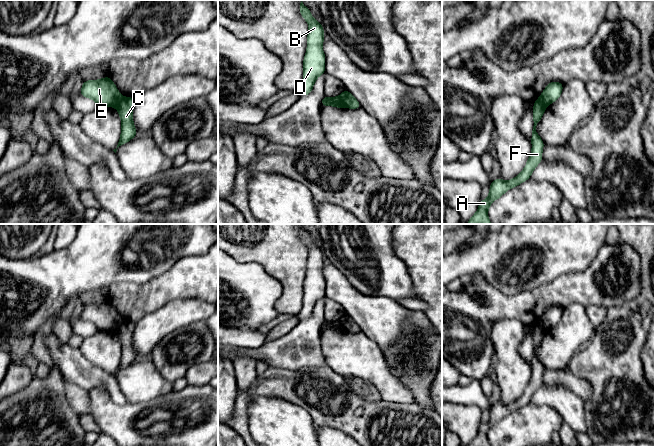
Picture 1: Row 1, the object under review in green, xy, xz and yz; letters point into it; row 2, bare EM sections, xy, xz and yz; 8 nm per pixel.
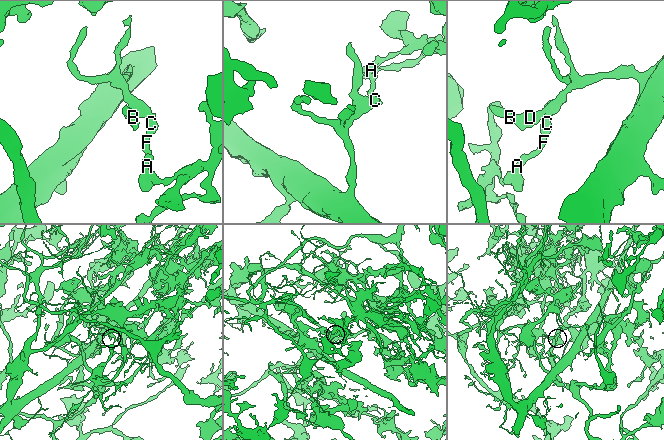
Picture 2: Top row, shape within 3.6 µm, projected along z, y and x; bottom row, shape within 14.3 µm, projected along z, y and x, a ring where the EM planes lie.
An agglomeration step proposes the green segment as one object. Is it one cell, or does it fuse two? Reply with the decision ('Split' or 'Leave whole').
Split

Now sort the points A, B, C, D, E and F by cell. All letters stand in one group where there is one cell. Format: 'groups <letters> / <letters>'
groups A C F / B D E

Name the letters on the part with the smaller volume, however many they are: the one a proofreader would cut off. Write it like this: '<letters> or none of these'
B, D, E

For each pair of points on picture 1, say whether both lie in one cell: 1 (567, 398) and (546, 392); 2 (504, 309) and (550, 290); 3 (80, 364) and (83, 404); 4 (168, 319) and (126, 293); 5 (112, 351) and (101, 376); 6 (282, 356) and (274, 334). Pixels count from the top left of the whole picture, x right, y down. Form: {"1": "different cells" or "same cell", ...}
{"1": "same cell", "2": "same cell", "3": "different cells", "4": "different cells", "5": "different cells", "6": "different cells"}

